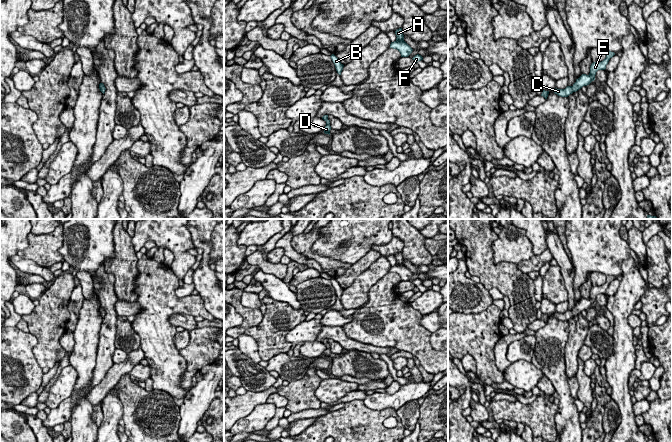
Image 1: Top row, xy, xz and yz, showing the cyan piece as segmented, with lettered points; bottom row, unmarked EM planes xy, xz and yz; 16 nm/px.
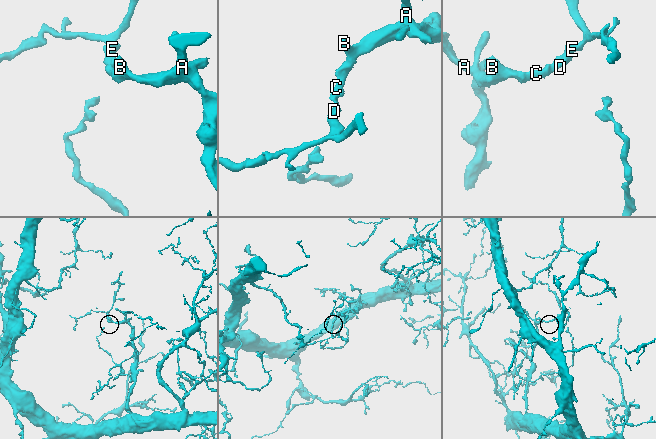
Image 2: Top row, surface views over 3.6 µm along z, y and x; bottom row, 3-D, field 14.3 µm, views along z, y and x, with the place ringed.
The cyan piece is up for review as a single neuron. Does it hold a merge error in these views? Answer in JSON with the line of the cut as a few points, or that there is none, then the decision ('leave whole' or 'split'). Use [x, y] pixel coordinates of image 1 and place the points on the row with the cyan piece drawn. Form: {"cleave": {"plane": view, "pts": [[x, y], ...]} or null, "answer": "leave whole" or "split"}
{"cleave": null, "answer": "leave whole"}

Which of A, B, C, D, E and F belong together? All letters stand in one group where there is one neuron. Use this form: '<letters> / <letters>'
A B C D E F

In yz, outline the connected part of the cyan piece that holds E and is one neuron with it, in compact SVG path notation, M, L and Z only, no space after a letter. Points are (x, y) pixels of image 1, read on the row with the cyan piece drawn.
M608 51L606 58L601 62L593 62L590 66L590 73L588 75L582 74L572 86L567 86L565 89L554 89L554 93L561 97L568 97L573 92L578 91L583 86L589 85L595 80L595 75L598 70L605 70L609 60L615 55L614 52Z

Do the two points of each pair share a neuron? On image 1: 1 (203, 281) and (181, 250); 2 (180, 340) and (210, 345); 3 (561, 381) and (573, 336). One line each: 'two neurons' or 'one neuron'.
1: two neurons
2: two neurons
3: two neurons

